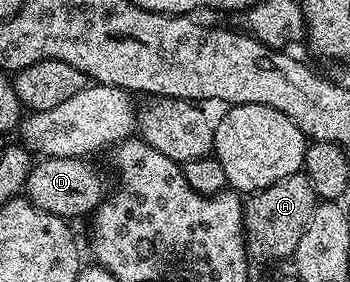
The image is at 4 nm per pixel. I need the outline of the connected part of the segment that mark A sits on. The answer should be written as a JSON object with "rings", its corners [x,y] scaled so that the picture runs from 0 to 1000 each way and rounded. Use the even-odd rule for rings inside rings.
{"rings":[[[866,610],[817,624],[771,652],[771,667],[706,691],[697,716],[697,823],[706,833],[711,918],[723,933],[777,911],[831,918],[903,727],[909,706],[897,652],[886,652],[877,617]]]}

